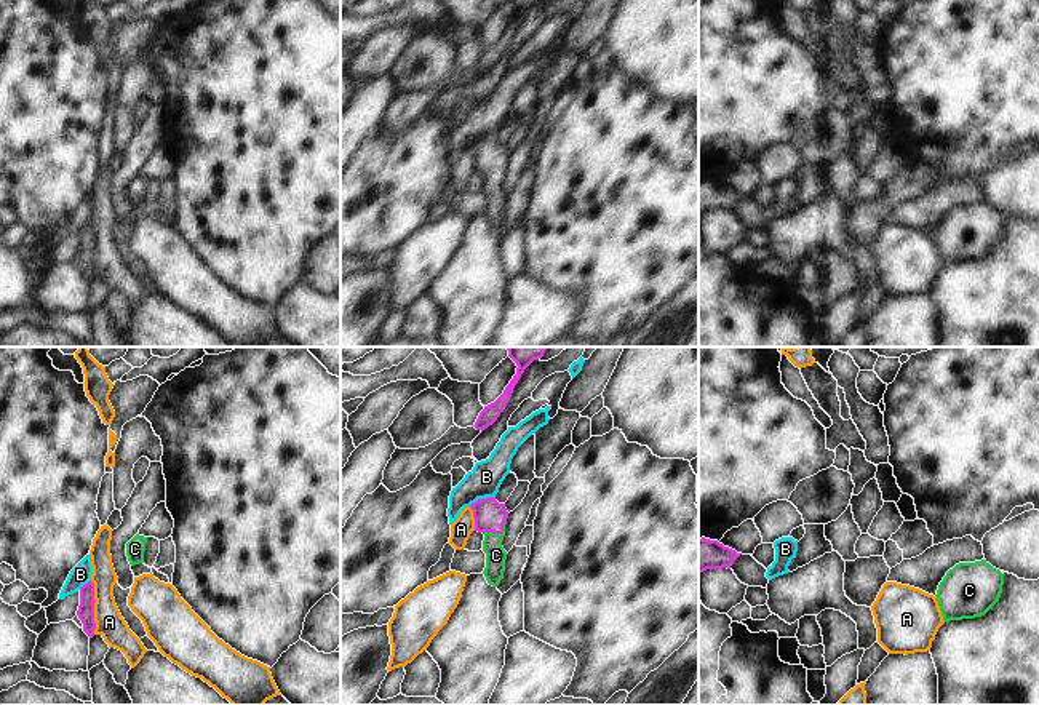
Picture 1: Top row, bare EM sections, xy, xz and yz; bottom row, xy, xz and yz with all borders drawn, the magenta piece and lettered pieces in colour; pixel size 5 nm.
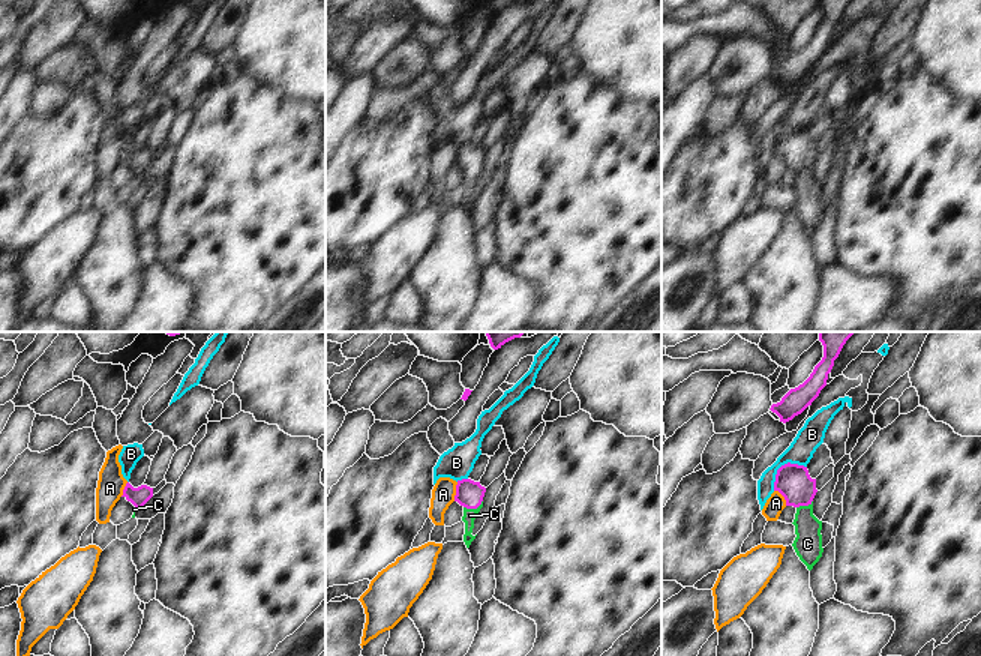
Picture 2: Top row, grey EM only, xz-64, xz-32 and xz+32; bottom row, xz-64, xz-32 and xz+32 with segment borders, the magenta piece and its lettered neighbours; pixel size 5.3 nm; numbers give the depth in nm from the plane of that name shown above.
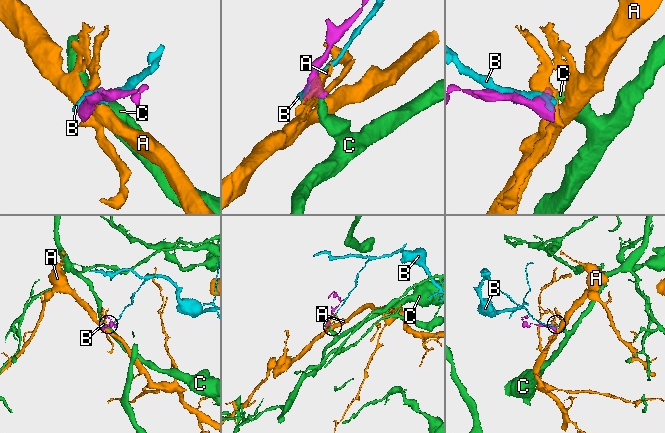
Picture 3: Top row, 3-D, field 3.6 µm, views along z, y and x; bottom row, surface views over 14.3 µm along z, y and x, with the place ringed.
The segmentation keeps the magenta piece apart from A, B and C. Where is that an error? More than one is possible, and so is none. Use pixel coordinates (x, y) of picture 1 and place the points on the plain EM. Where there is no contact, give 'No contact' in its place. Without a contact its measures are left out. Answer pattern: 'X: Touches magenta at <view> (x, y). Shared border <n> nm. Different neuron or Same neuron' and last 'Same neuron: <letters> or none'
A: Touches magenta at xy (93, 250). Shared border 280 nm. Different neuron
B: Touches magenta at xz (481, 141). Shared border 140 nm. Different neuron
C: Touches magenta at xz (499, 175). Shared border 140 nm. Same neuron
Same neuron: C

